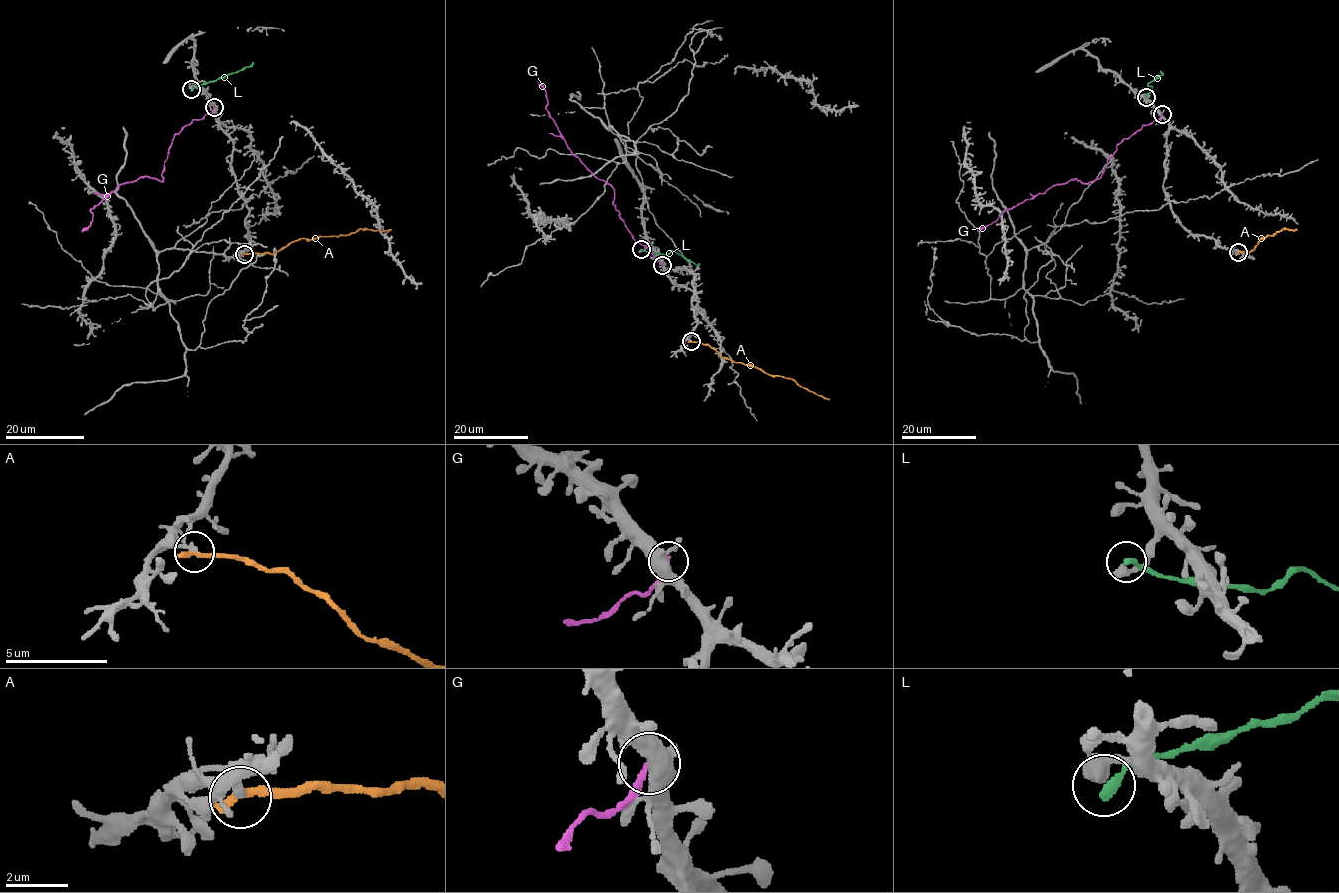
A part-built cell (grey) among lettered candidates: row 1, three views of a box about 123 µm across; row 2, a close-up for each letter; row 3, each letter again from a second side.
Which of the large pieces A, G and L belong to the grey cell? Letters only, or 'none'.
none

